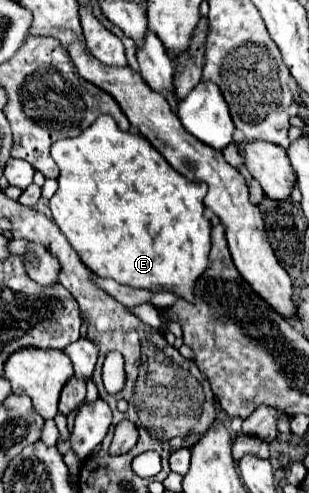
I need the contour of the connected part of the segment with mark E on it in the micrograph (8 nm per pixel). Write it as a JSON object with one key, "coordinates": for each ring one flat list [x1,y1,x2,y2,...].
{"coordinates":[[110,114,100,116,80,136,76,136,76,138,64,138,64,140,54,142,54,146,52,146,52,158,54,158,54,162,60,168,60,176,58,176,58,190,50,198,48,206,52,210,52,220,62,230,62,234,70,242,70,246,78,252,80,260,96,276,100,276,100,278,114,278,116,282,122,282,122,284,128,284,128,286,136,286,136,288,150,288,150,290,164,288,164,290,172,290,178,296,182,296,182,298,186,298,186,300,192,302,194,282,208,268,208,252,210,252,210,222,204,218,204,204,202,204,202,198,206,196,206,190,208,190,206,182,188,180,182,174,178,174,162,156,158,156,158,152,150,146,150,142,146,142,136,132,124,132,124,130,120,130,118,124,114,124,114,118,110,118]]}

